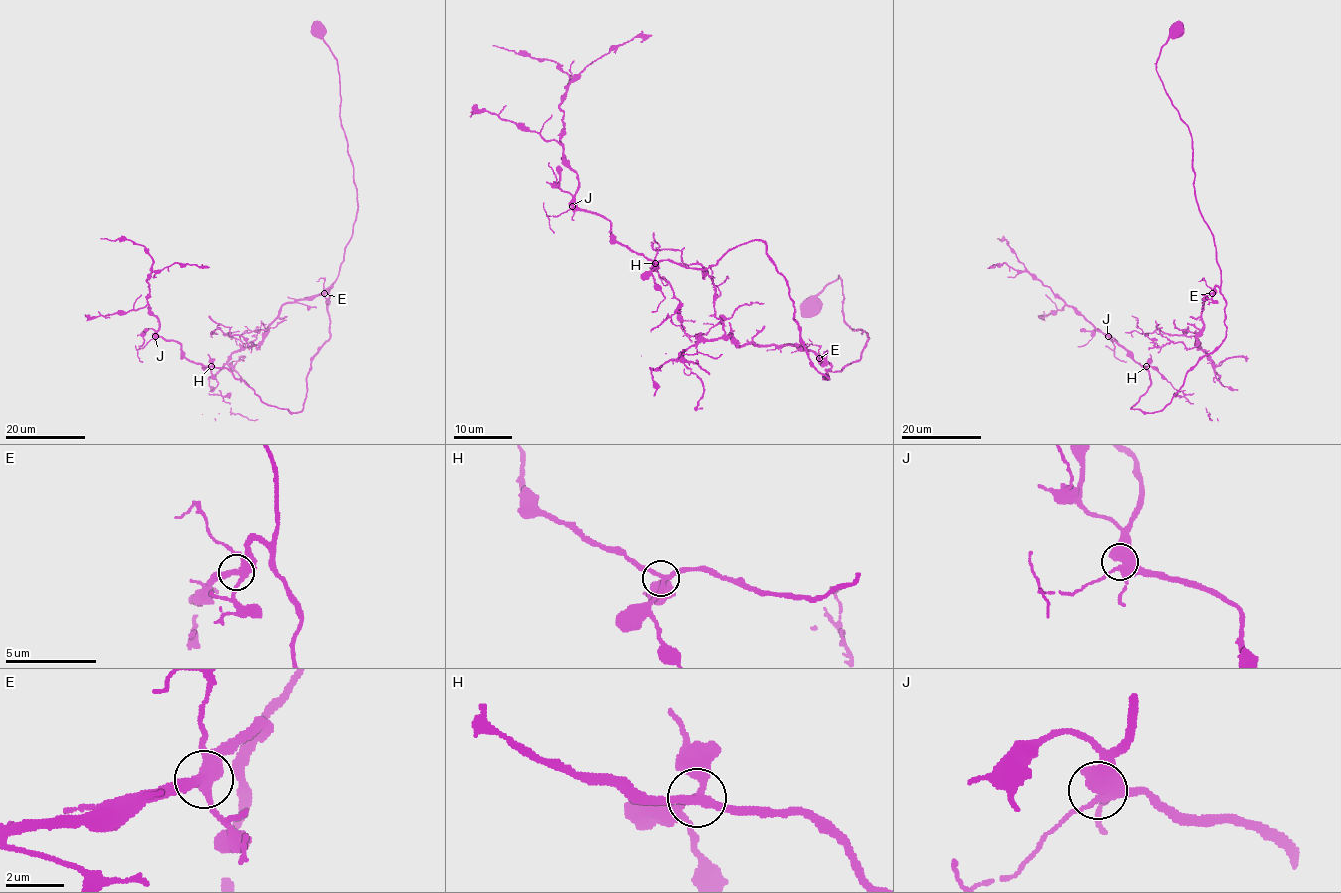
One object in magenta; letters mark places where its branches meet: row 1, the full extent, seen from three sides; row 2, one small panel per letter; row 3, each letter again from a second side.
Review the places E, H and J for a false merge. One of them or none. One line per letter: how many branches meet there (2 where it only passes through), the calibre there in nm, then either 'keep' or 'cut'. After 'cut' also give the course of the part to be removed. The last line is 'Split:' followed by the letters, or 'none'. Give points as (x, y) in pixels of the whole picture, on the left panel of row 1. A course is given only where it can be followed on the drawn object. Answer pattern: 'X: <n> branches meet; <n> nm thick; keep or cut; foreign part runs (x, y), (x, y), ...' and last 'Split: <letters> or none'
E: 4 branches meet; 360 nm thick; keep
H: 4 branches meet; 240 nm thick; keep
J: 4 branches meet; 500 nm thick; keep
Split: none

